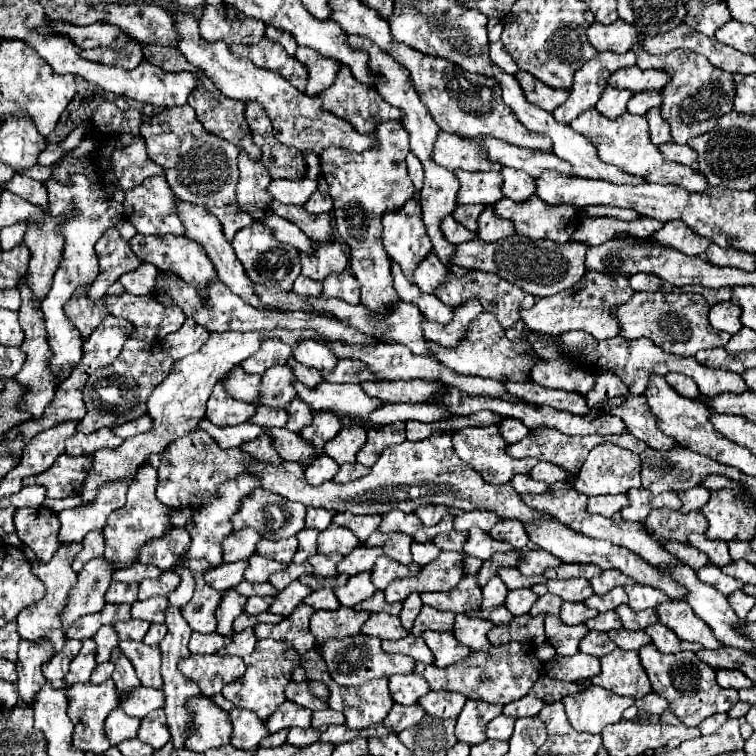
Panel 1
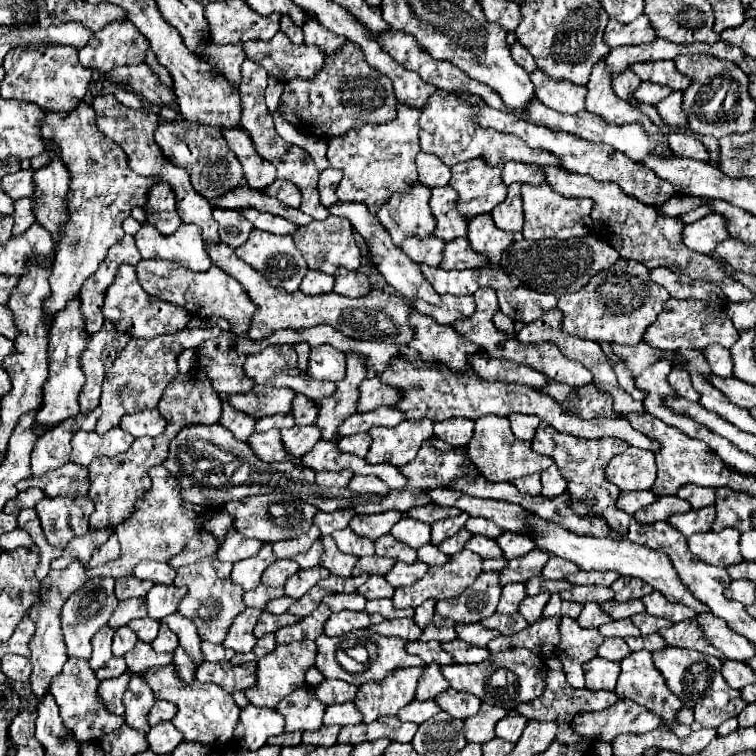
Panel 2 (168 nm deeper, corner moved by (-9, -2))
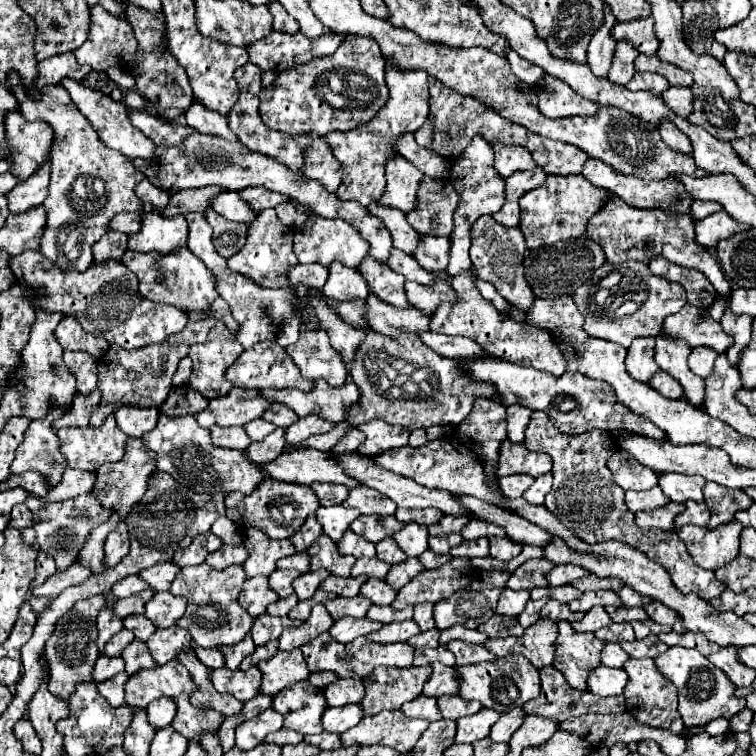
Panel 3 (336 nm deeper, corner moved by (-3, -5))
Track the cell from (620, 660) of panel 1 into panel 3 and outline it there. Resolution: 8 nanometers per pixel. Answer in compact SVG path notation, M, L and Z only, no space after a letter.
M631 658L623 668L629 674L629 682L625 686L623 696L625 696L629 712L635 716L635 720L639 720L651 728L663 728L663 730L671 730L675 734L681 734L685 730L685 726L683 726L681 714L677 710L677 688L673 686L671 680L667 680L657 670L655 660Z

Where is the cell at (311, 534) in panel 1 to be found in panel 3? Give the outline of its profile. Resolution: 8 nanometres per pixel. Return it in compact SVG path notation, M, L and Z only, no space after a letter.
M297 552L297 554L293 554L293 556L281 558L281 560L277 562L277 568L281 568L281 570L293 568L293 570L305 574L305 572L309 572L309 558L305 558L305 552L301 552L301 554Z

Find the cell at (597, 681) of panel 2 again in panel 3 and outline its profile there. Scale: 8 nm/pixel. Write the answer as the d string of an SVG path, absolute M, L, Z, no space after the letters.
M599 666L589 674L589 692L597 696L619 696L627 686L627 672L619 668Z

